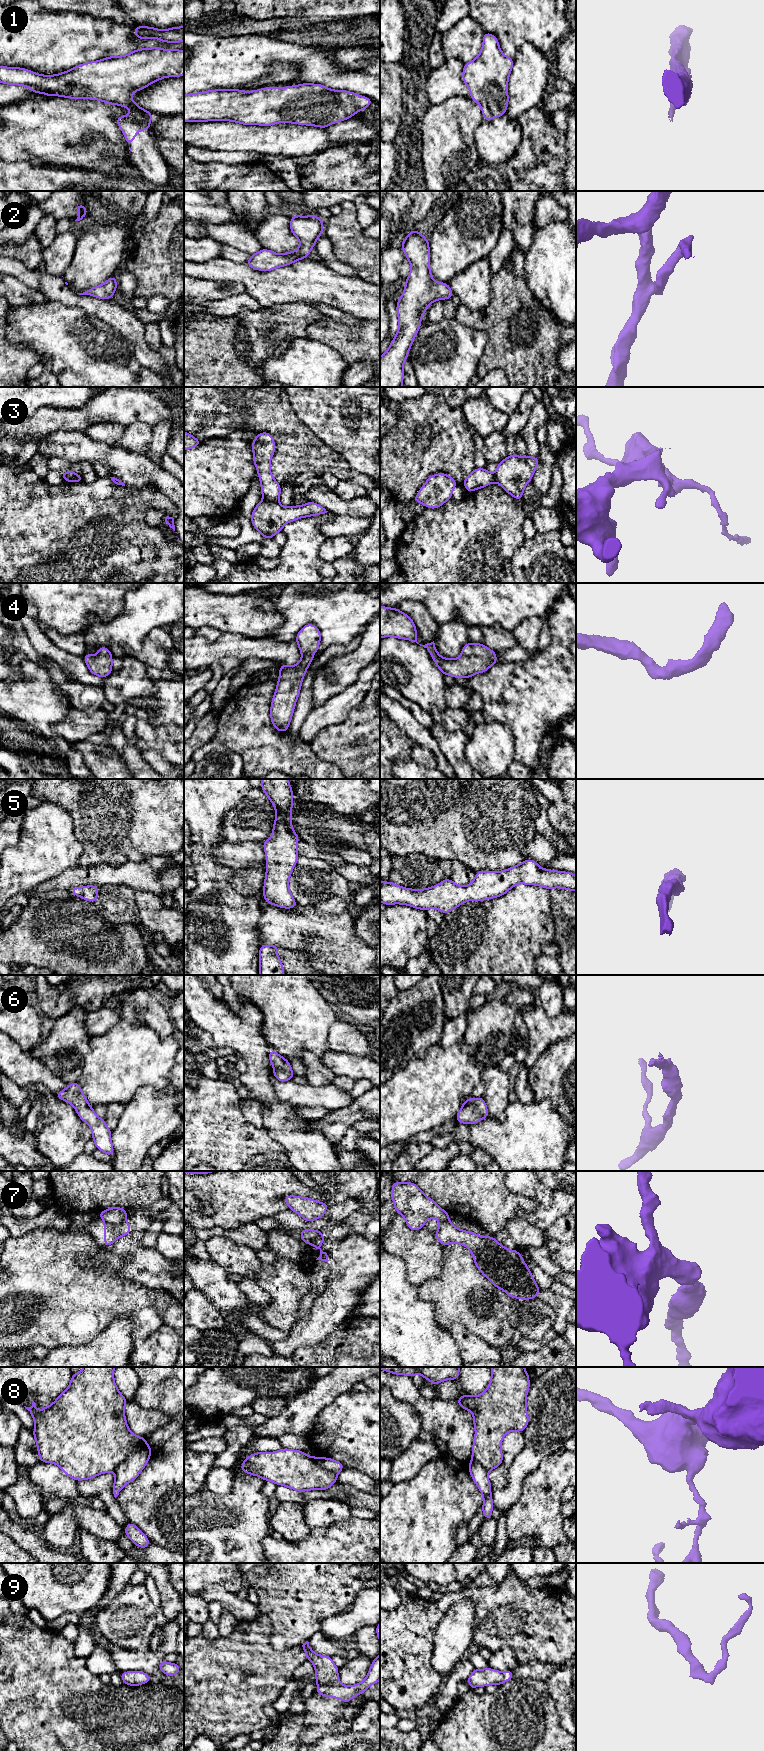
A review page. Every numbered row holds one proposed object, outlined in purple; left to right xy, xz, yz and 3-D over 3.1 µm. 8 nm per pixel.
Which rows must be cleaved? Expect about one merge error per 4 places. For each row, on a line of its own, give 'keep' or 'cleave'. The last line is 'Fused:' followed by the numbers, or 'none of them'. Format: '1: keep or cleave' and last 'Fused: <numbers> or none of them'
1: keep
2: keep
3: cleave
4: keep
5: keep
6: keep
7: cleave
8: cleave
9: keep
Fused: 3, 7, 8

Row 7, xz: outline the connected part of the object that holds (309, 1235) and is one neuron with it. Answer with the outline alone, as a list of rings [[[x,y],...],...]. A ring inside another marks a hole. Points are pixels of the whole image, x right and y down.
[[[302,1229],[300,1230],[300,1234],[304,1238],[306,1242],[311,1242],[316,1239],[318,1236],[319,1231],[313,1229]]]

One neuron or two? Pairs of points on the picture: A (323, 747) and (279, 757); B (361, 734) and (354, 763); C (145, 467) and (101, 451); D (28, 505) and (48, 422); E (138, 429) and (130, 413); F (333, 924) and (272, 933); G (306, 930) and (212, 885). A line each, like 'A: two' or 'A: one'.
A: two
B: one
C: one
D: two
E: two
F: one
G: two

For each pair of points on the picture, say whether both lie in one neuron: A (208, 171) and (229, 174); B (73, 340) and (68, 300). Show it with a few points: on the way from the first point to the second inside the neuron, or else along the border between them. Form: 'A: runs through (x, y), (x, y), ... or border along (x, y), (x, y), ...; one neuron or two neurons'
A: runs through (213, 174), (224, 174); one neuron
B: border along (47, 298), (67, 306), (78, 306), (91, 315); two neurons

